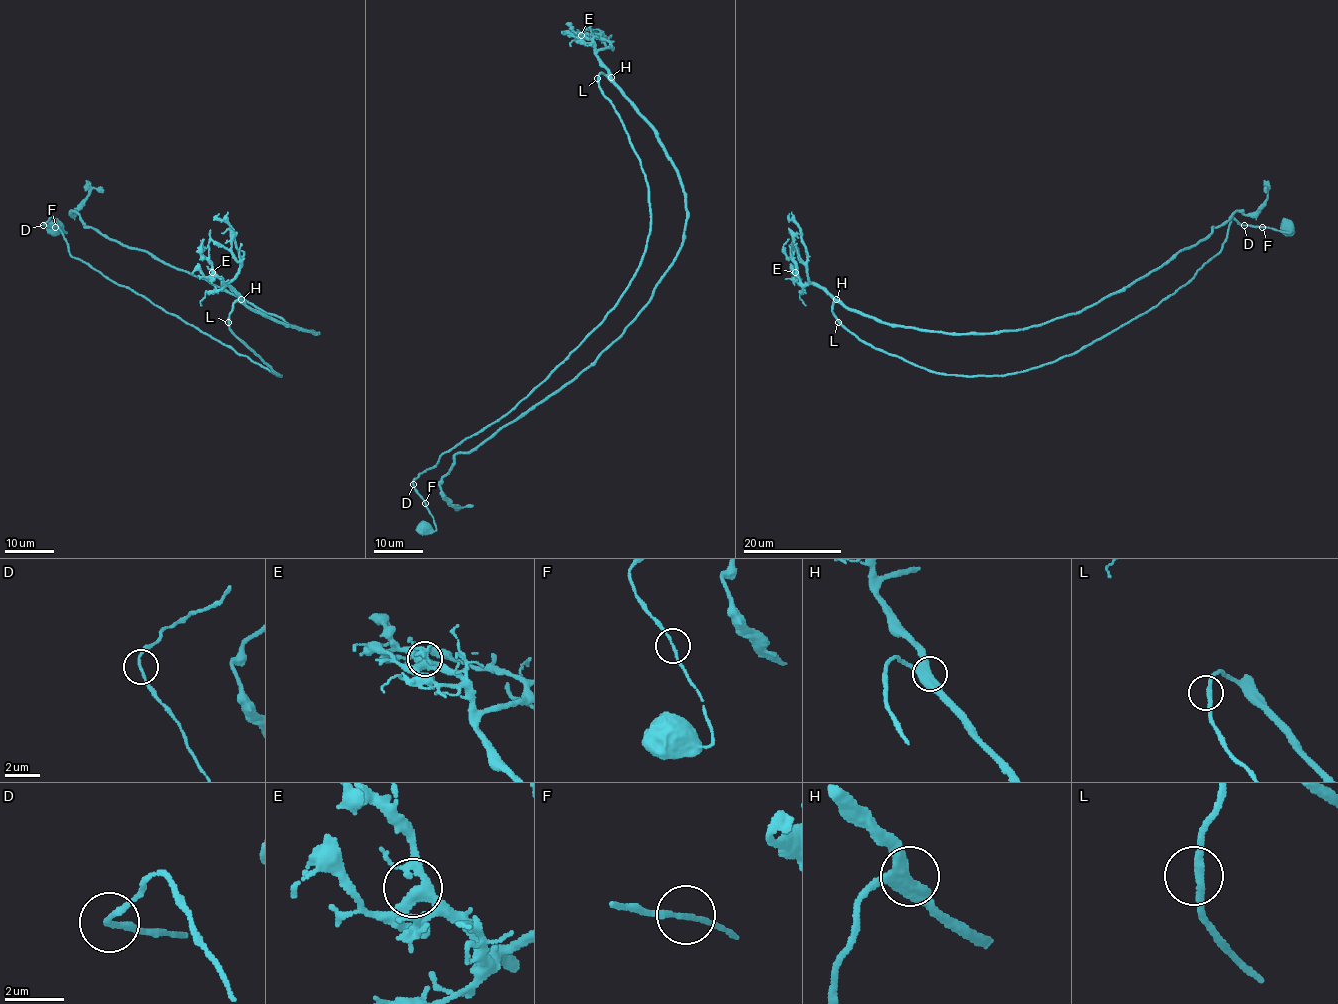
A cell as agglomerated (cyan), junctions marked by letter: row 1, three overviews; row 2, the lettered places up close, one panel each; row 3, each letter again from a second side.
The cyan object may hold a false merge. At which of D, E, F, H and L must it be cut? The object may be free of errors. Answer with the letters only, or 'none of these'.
none of these

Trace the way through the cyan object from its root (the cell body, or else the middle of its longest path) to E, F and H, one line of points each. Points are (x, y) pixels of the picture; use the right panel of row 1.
E: (839, 320), (832, 311), (834, 299), (822, 288), (803, 283), (795, 272)
F: (839, 320), (866, 344), (937, 373), (1011, 375), (1075, 354), (1154, 308), (1220, 250), (1233, 217), (1262, 227)
H: (839, 320), (832, 311), (836, 299)

